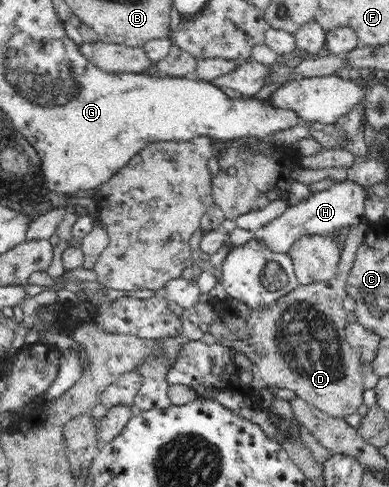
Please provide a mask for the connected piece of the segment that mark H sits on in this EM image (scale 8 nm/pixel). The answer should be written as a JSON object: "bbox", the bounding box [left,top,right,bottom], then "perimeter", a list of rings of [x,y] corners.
{"bbox":[253,181,369,254],"perimeter":[[[351,181],[336,182],[329,189],[311,193],[310,196],[297,205],[290,205],[283,215],[269,221],[267,225],[256,229],[253,237],[265,244],[265,248],[275,253],[287,254],[293,242],[303,235],[337,234],[345,225],[357,225],[364,222],[365,200],[369,197],[369,189],[364,185]]]}

